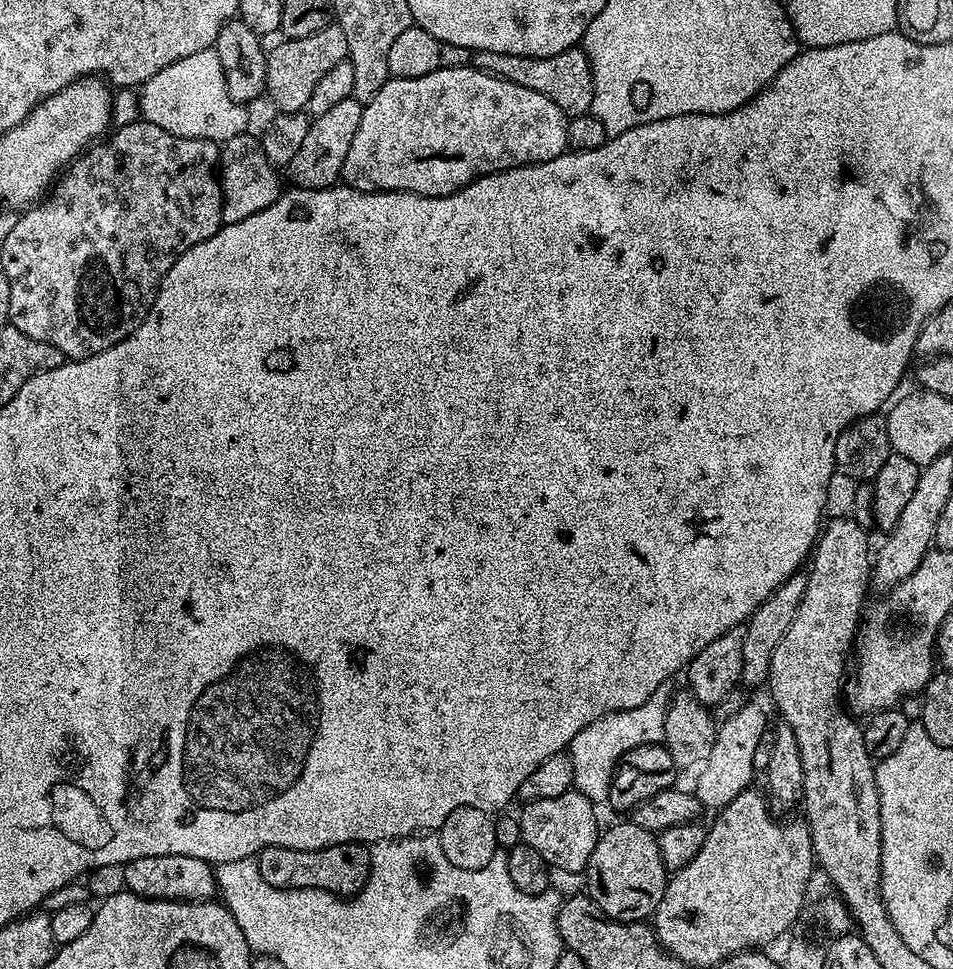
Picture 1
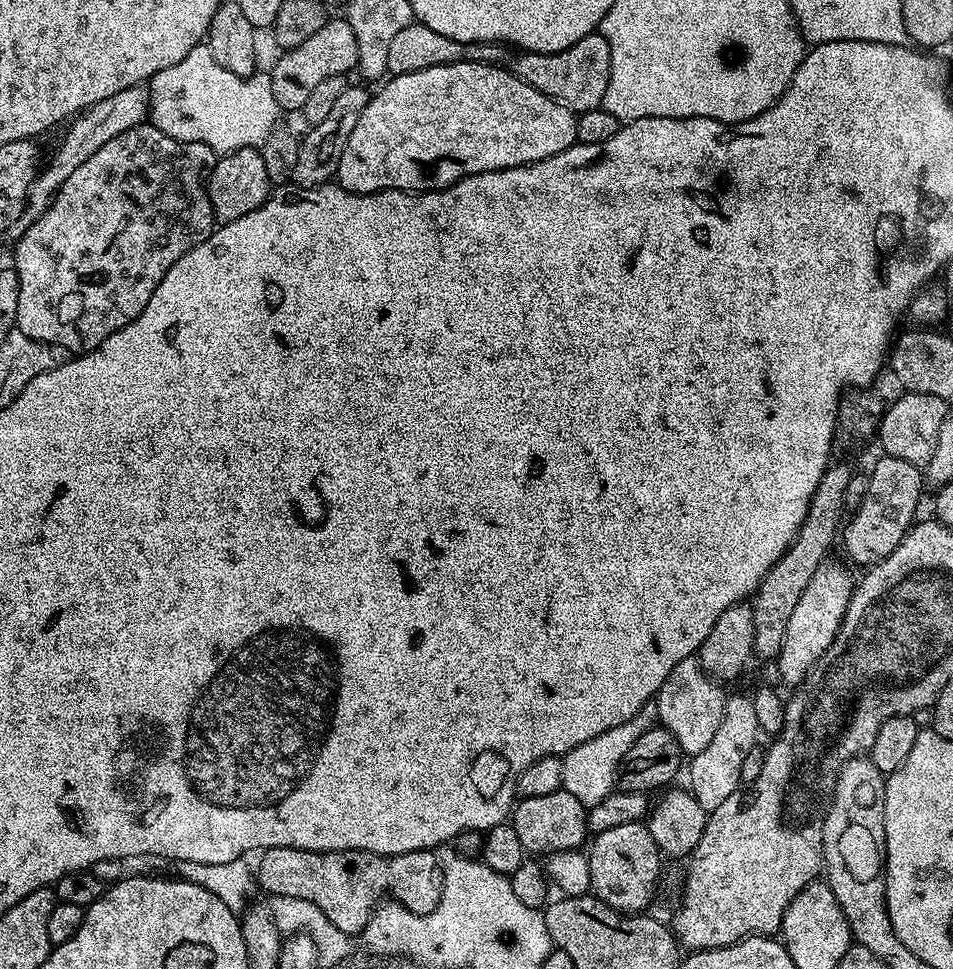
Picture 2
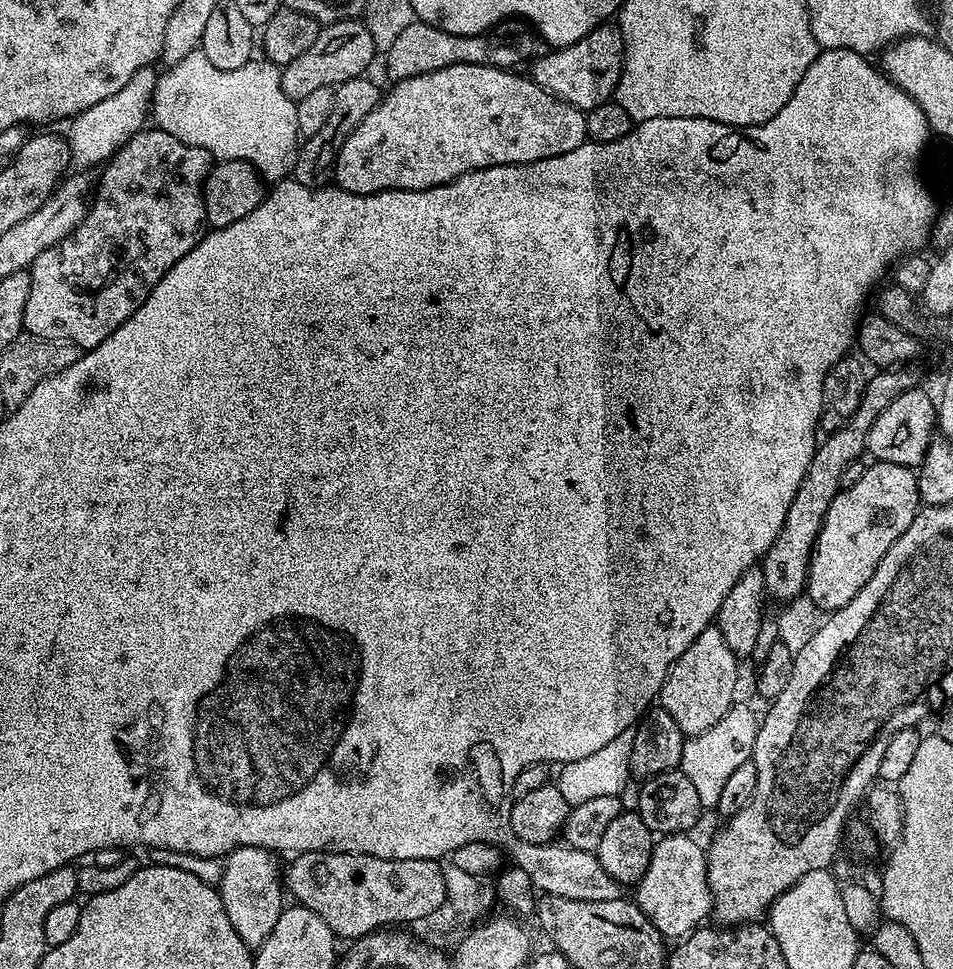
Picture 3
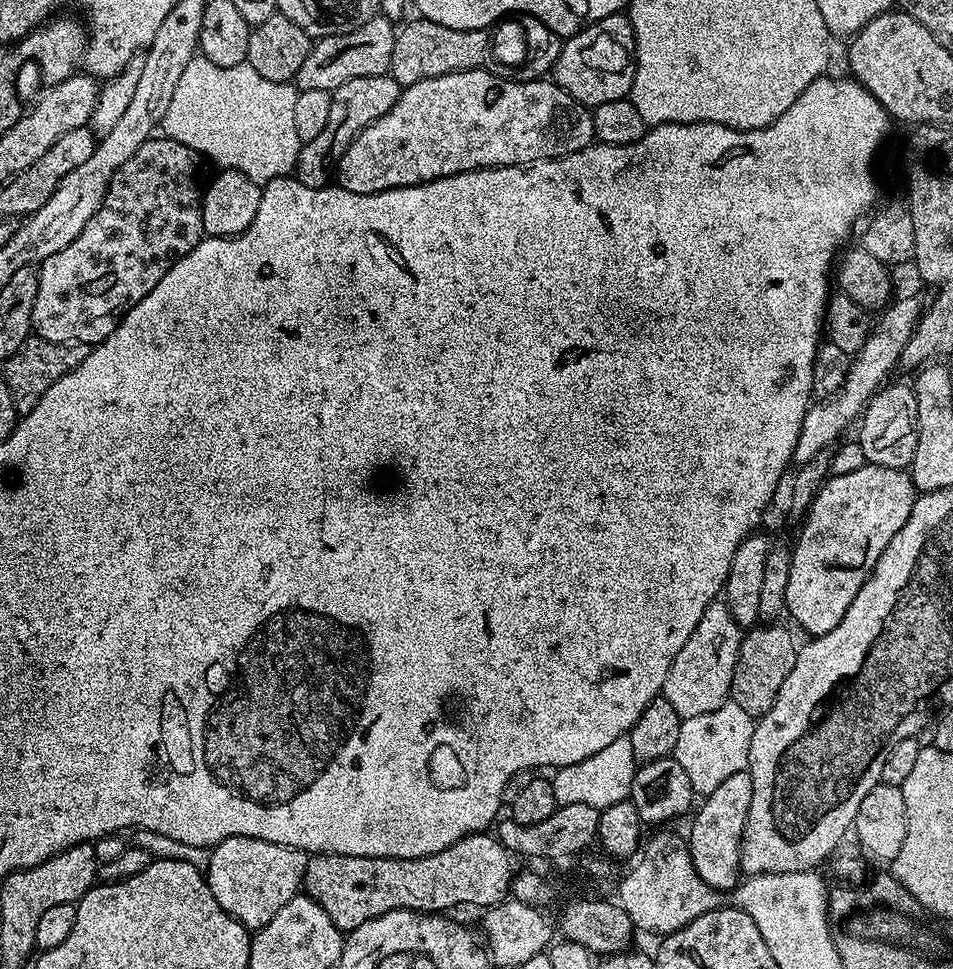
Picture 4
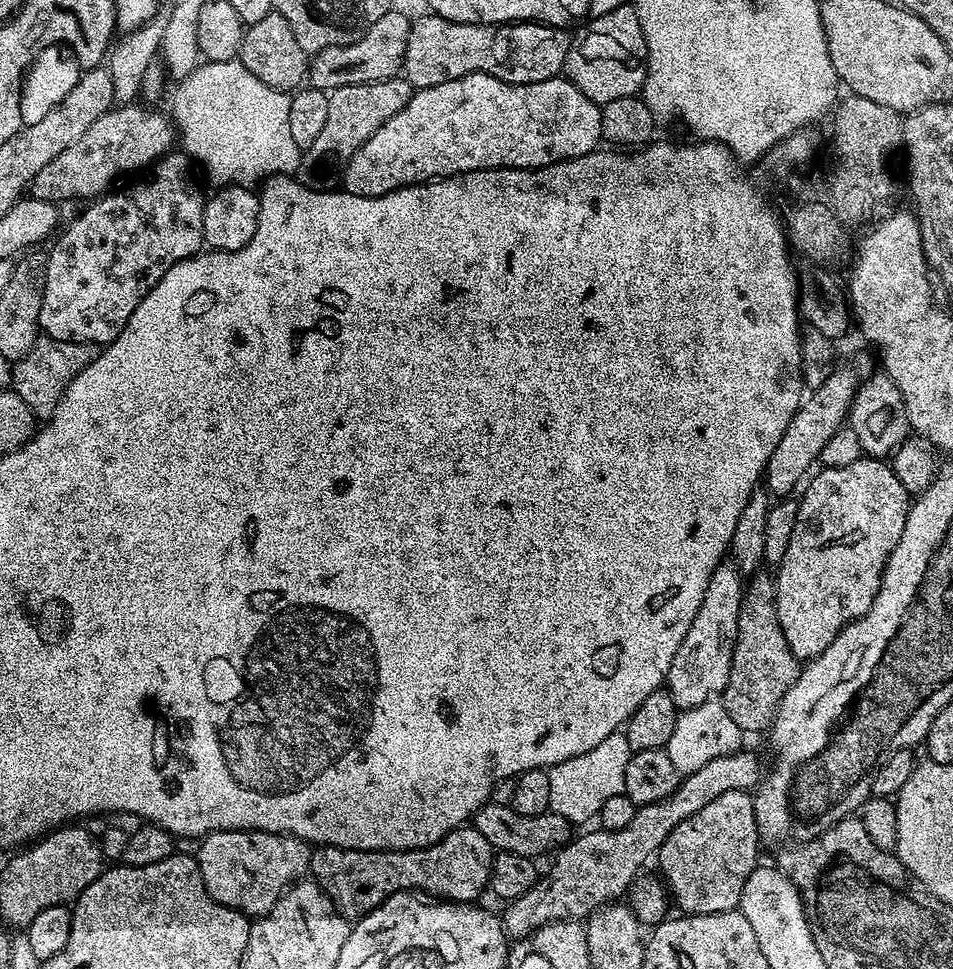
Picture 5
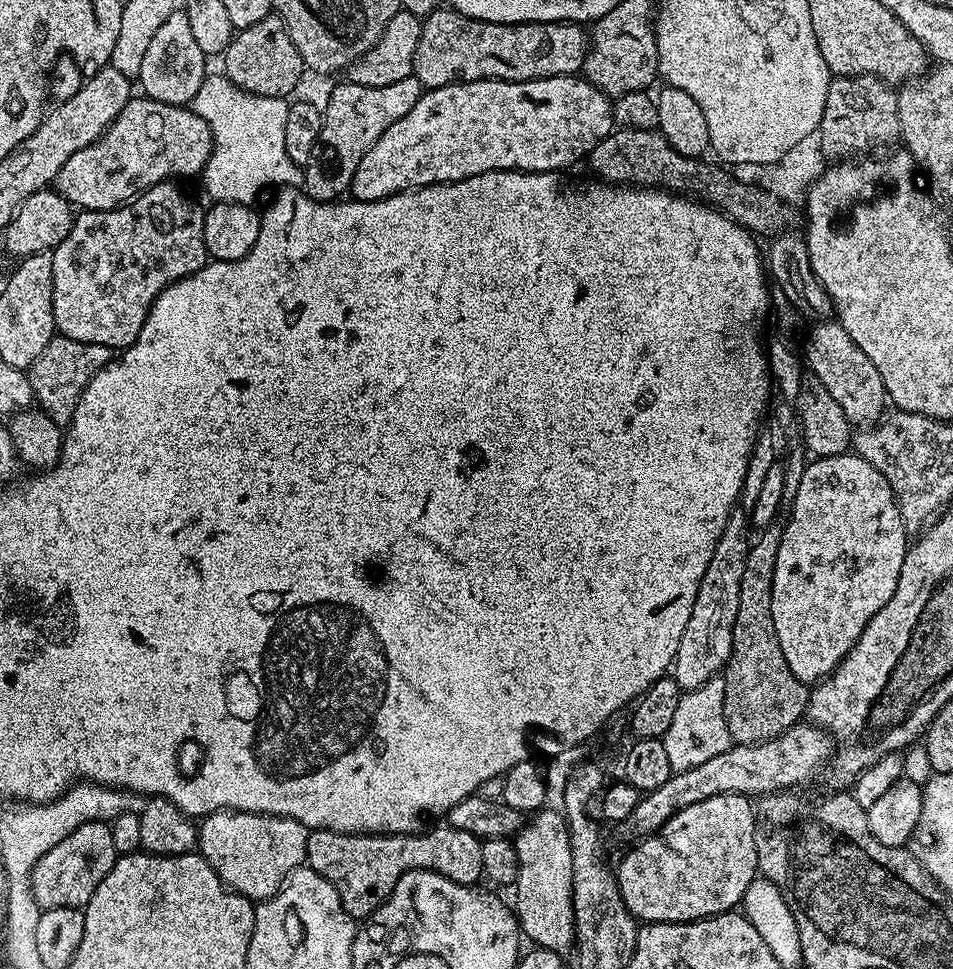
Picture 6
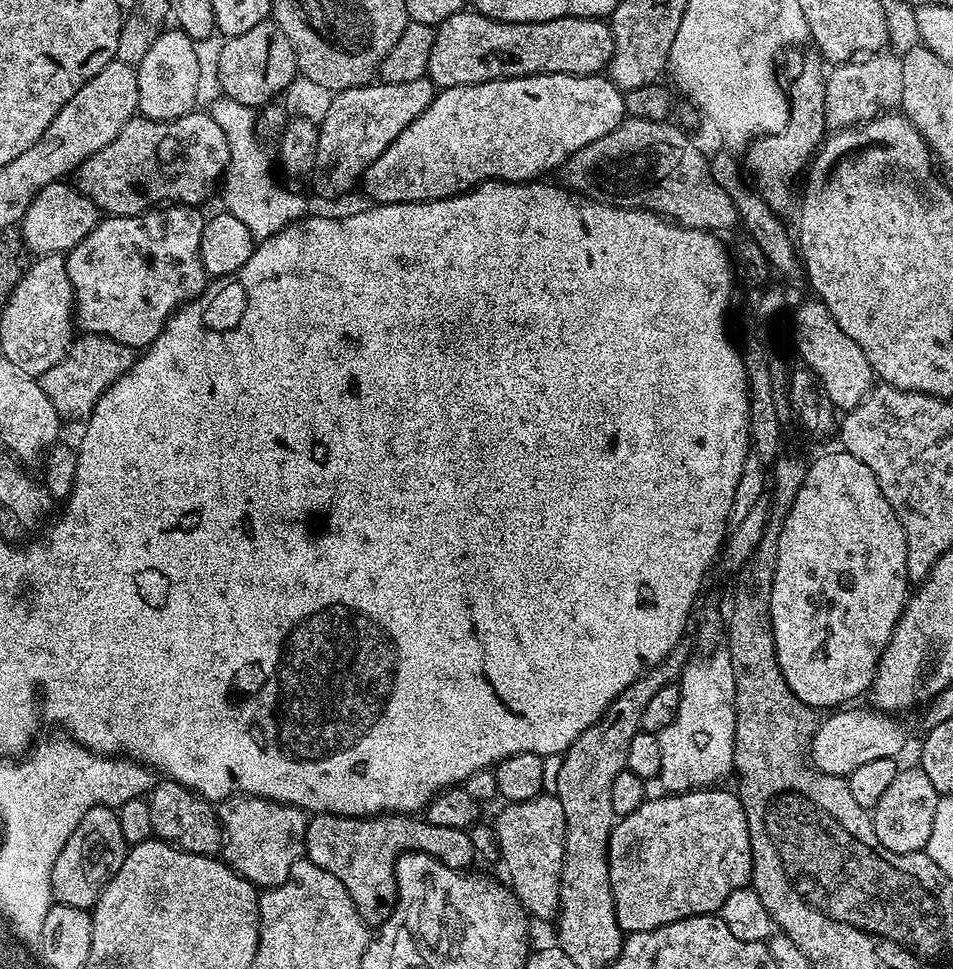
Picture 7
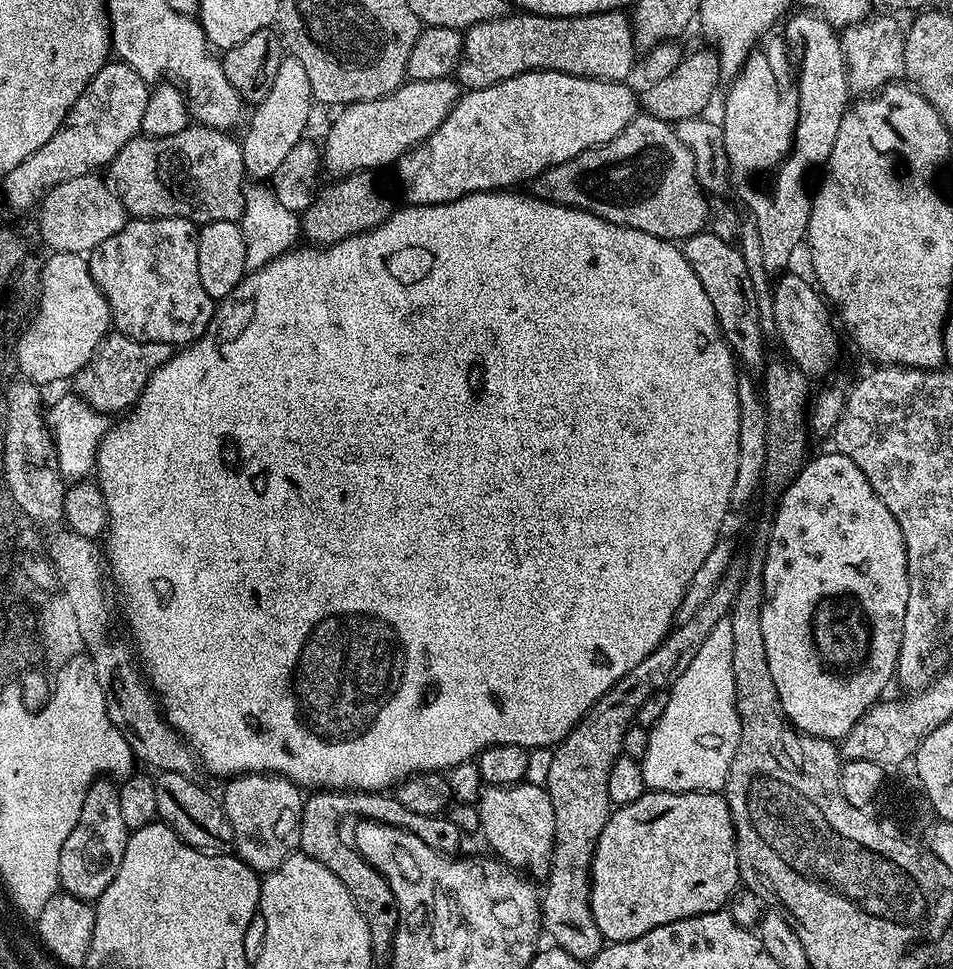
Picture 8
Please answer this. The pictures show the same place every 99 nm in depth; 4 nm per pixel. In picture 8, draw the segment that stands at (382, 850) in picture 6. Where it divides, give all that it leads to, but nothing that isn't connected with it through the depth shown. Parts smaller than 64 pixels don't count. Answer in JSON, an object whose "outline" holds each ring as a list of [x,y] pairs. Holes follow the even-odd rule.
{"outline":[[[316,790],[305,799],[300,823],[299,851],[322,862],[322,866],[326,866],[326,870],[330,870],[330,874],[334,874],[334,878],[338,878],[338,882],[342,882],[342,886],[350,890],[350,898],[354,898],[362,918],[366,918],[373,953],[387,953],[392,947],[396,923],[400,917],[396,899],[390,890],[388,879],[381,876],[380,871],[374,866],[370,866],[370,862],[363,860],[359,852],[340,841],[336,827],[343,816],[358,816],[356,818],[378,820],[382,824],[394,824],[397,828],[405,828],[410,834],[422,838],[426,846],[445,854],[455,853],[459,849],[462,833],[458,826],[454,826],[454,822],[448,820],[447,815],[414,814],[414,810],[406,810],[406,806],[402,806],[402,802],[398,802],[395,795],[384,792]]]}

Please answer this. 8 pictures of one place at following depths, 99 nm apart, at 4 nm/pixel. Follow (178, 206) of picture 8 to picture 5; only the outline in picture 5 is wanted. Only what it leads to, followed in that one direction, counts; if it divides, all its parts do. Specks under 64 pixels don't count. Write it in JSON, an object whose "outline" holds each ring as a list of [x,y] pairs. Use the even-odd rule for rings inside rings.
{"outline":[[[140,102],[109,108],[106,114],[102,114],[102,118],[98,118],[98,122],[94,122],[87,128],[86,134],[82,134],[82,138],[78,138],[78,142],[66,146],[66,150],[62,150],[62,154],[58,154],[58,158],[50,158],[50,162],[46,162],[46,166],[42,166],[42,170],[38,170],[38,174],[30,185],[30,195],[42,202],[50,202],[57,206],[63,205],[63,200],[76,199],[88,202],[93,198],[105,195],[115,185],[112,183],[119,176],[124,176],[127,172],[137,171],[136,173],[139,173],[168,155],[177,143],[178,133],[171,119],[165,113],[163,116],[162,113],[155,112],[154,109],[156,108],[145,106]]]}

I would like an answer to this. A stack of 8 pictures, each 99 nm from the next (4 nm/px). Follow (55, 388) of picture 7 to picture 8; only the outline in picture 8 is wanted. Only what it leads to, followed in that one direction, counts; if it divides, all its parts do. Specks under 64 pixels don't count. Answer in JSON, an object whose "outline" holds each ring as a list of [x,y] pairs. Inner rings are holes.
{"outline":[[[118,331],[104,337],[104,341],[96,348],[95,354],[82,366],[82,370],[74,377],[75,395],[85,400],[94,410],[105,414],[123,413],[135,405],[142,394],[146,382],[156,369],[161,368],[174,355],[173,345],[142,344],[123,336]]]}

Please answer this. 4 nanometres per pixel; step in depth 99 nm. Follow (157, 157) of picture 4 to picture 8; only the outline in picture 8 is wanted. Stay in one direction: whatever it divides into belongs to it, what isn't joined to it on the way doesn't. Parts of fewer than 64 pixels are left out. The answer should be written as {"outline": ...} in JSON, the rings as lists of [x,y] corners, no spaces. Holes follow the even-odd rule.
{"outline":[[[154,218],[153,220],[129,219],[118,234],[106,238],[87,257],[88,269],[106,298],[112,311],[115,331],[142,344],[170,344],[187,346],[195,344],[200,335],[212,325],[217,301],[206,294],[198,278],[198,225],[186,218]]]}

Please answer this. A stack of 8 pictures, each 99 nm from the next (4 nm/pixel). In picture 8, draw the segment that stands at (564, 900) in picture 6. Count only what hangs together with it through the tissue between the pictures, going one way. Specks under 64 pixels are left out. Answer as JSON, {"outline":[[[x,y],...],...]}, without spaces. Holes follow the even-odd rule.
{"outline":[[[527,782],[510,787],[485,785],[476,805],[480,831],[485,834],[489,849],[509,867],[526,866],[533,877],[545,877],[552,862],[554,829],[557,826],[548,790],[543,785]]]}

